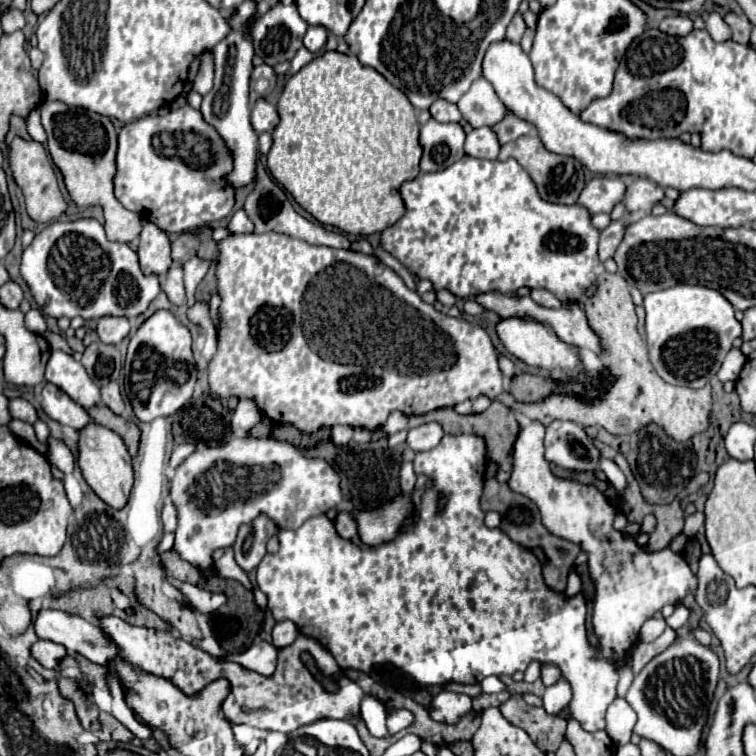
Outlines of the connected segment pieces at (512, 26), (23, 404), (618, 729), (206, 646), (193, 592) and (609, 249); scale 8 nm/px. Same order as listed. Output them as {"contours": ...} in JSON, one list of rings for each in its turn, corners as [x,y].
{"contours":[[[[517,13],[517,15],[513,17],[513,21],[509,23],[509,27],[507,27],[507,41],[519,43],[521,37],[523,37],[523,33],[525,33],[525,21],[523,21],[523,17]]],[[[9,399],[9,411],[11,411],[13,419],[21,419],[21,421],[27,421],[27,423],[37,421],[37,411],[25,399]]],[[[615,699],[609,709],[607,709],[607,735],[611,735],[611,739],[617,743],[617,745],[623,745],[631,739],[631,733],[633,733],[633,727],[635,727],[635,721],[637,721],[637,715],[635,711],[629,707],[629,703],[625,699]]],[[[209,635],[209,637],[201,637],[201,639],[197,641],[197,647],[203,649],[203,651],[207,651],[207,653],[213,655],[213,657],[221,657],[221,655],[225,655],[223,649],[219,647],[219,643],[217,643],[217,639],[215,639],[213,635]]],[[[186,582],[181,583],[179,591],[183,593],[188,601],[191,601],[191,605],[197,609],[197,613],[201,615],[211,615],[215,613],[227,599],[225,595],[221,593],[209,593],[209,591],[203,591],[199,589],[197,585],[192,585]]],[[[613,221],[605,231],[601,231],[601,239],[599,239],[599,261],[601,263],[613,257],[617,245],[623,239],[623,233],[625,233],[625,225],[619,221]]]]}

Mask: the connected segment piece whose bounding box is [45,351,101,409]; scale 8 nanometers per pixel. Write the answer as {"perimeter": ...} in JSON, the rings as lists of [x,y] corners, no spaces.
{"perimeter":[[[53,351],[47,363],[45,379],[61,387],[75,403],[89,409],[101,403],[99,387],[89,379],[85,367],[75,361],[69,353]]]}

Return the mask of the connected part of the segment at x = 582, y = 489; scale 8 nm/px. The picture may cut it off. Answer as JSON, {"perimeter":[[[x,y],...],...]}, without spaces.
{"perimeter":[[[537,421],[529,423],[521,429],[519,439],[515,443],[515,455],[513,455],[513,473],[509,479],[509,487],[515,493],[527,495],[541,511],[543,525],[551,535],[557,535],[561,539],[567,539],[581,547],[581,551],[587,553],[587,567],[591,581],[595,583],[595,599],[593,599],[593,631],[597,635],[597,659],[607,659],[613,663],[625,661],[631,655],[633,645],[639,639],[641,625],[651,619],[657,611],[661,611],[665,605],[677,605],[687,595],[695,595],[697,591],[697,577],[691,573],[689,565],[679,553],[673,553],[669,547],[663,551],[643,551],[643,547],[637,545],[633,537],[627,537],[613,529],[611,521],[615,517],[615,509],[611,501],[601,495],[593,485],[581,485],[577,481],[559,479],[551,473],[547,459],[543,457],[543,437],[545,427]]]}

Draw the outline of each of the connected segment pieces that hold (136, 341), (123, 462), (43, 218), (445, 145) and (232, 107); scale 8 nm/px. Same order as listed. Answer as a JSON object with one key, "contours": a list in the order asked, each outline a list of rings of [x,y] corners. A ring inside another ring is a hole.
{"contours":[[[[157,311],[131,337],[125,361],[125,393],[139,421],[149,423],[157,417],[177,413],[193,395],[197,381],[195,359],[191,353],[191,333],[169,311]]],[[[89,423],[87,427],[79,429],[79,443],[77,443],[77,465],[81,469],[83,479],[89,483],[89,487],[113,509],[123,509],[127,499],[129,499],[129,491],[133,487],[133,467],[131,467],[131,455],[127,453],[127,447],[123,443],[123,439],[107,429],[107,427],[99,427],[99,423]]],[[[15,137],[11,141],[11,171],[13,171],[13,177],[15,177],[17,185],[23,191],[25,207],[27,207],[27,213],[33,221],[51,223],[51,221],[59,219],[65,213],[65,199],[63,199],[61,191],[59,191],[55,171],[53,171],[51,163],[49,163],[47,151],[45,151],[45,147],[41,143],[25,141],[21,137]]],[[[429,119],[429,123],[421,127],[419,143],[423,147],[421,171],[447,169],[465,155],[465,131],[459,123],[439,123]]],[[[245,1],[235,9],[235,13],[229,19],[231,33],[213,47],[215,53],[215,85],[213,89],[203,97],[201,113],[207,123],[211,123],[219,135],[225,139],[227,147],[233,153],[235,169],[227,177],[229,185],[239,189],[251,181],[255,181],[255,155],[257,155],[257,133],[251,125],[251,109],[249,109],[249,75],[253,71],[251,59],[253,59],[253,43],[251,39],[245,39],[241,29],[247,19],[255,15],[255,1]]]]}

